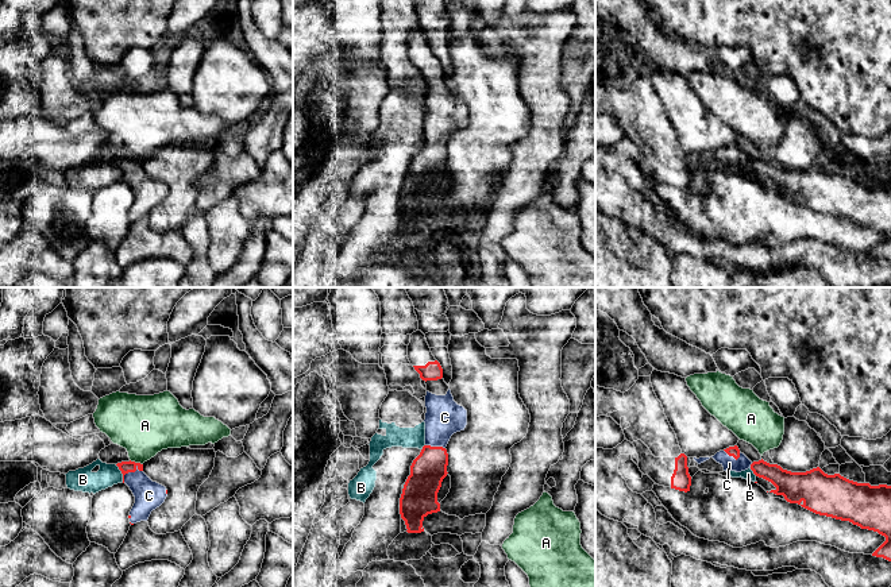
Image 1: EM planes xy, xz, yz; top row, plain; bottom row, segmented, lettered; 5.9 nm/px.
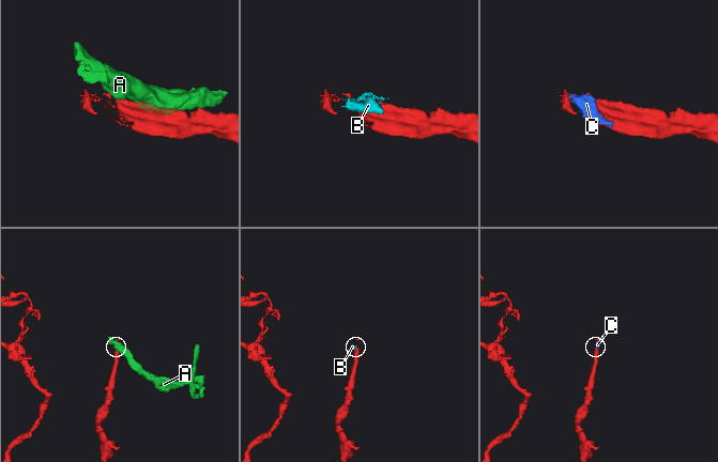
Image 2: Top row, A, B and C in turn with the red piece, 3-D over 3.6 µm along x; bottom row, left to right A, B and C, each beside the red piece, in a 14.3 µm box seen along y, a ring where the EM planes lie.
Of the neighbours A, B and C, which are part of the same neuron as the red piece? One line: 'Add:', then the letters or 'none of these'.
Add: C

